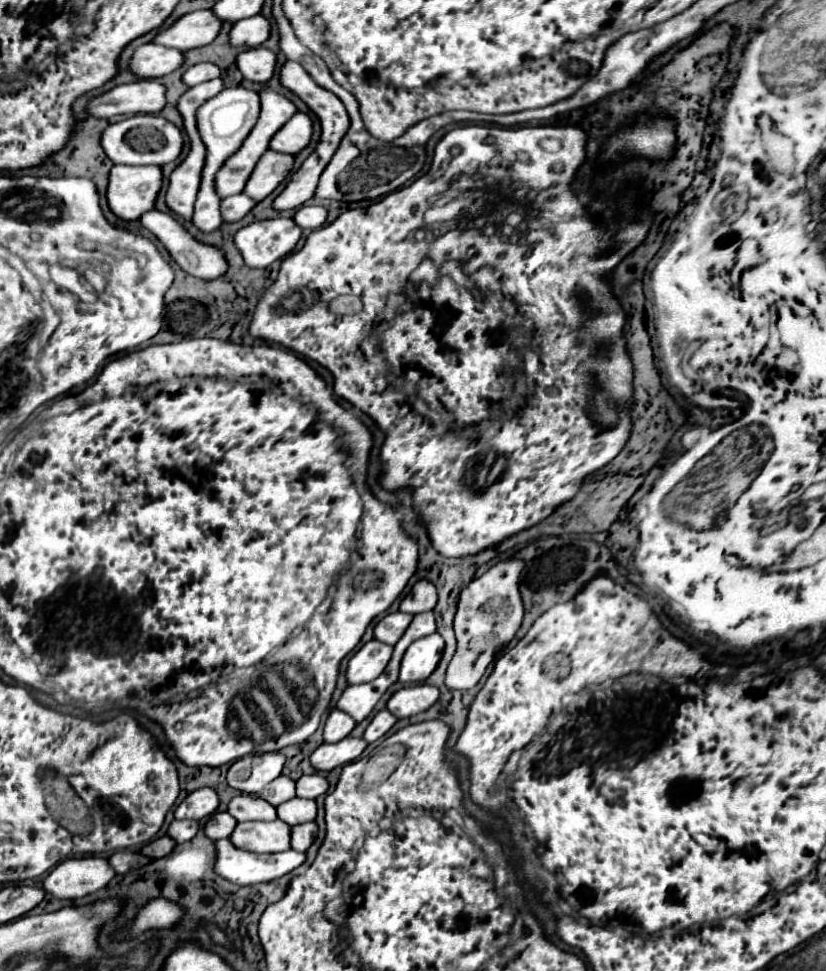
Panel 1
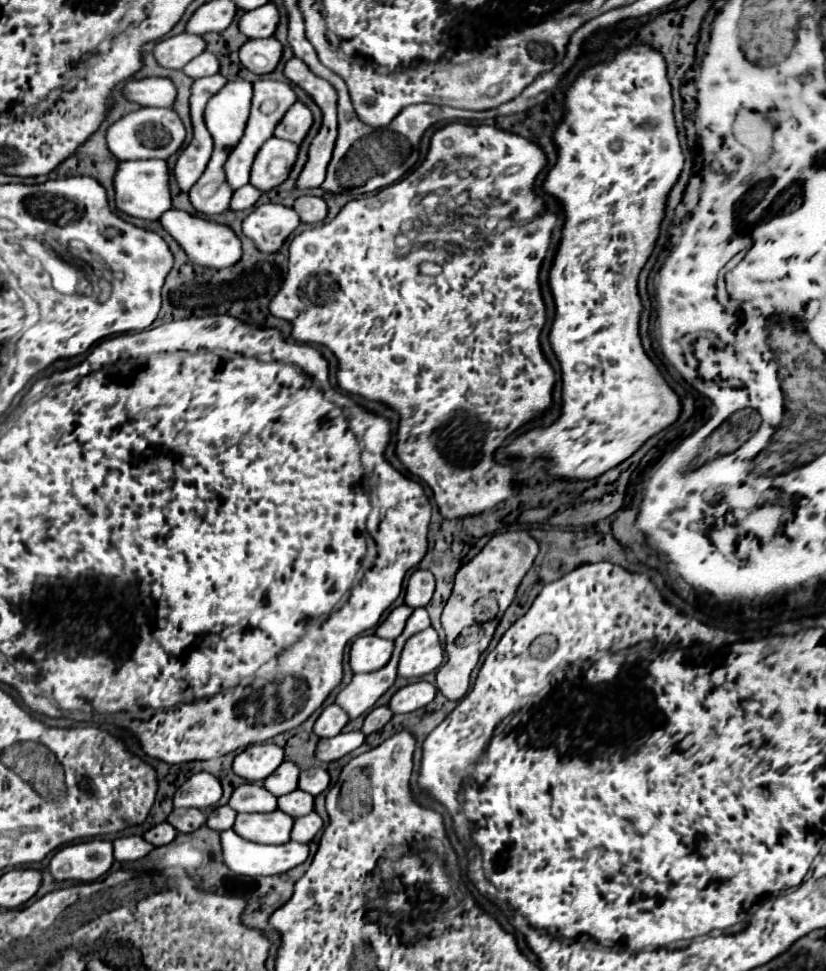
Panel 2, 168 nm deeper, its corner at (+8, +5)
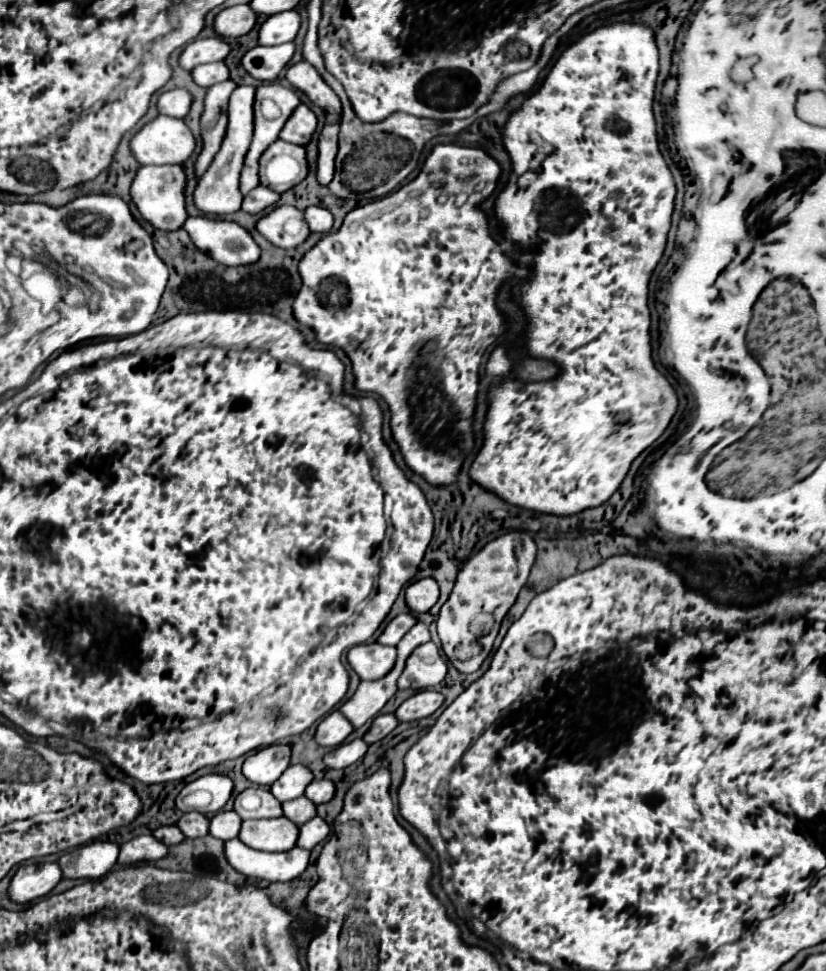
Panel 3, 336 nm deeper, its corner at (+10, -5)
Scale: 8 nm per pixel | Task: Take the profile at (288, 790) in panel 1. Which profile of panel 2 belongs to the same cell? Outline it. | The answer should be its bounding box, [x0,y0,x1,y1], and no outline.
[264,762,300,796]

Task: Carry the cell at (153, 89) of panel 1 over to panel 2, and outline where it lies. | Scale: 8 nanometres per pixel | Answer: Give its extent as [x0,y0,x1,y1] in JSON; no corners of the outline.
[124,78,176,106]

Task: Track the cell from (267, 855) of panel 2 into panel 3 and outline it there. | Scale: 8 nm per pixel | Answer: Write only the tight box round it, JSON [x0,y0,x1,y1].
[226,838,310,882]

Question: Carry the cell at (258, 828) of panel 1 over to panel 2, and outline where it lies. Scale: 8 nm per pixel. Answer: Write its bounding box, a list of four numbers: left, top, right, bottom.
[234,810,294,844]

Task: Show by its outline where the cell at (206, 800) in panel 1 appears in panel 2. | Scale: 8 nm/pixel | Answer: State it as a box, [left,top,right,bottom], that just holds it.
[174,772,222,810]

